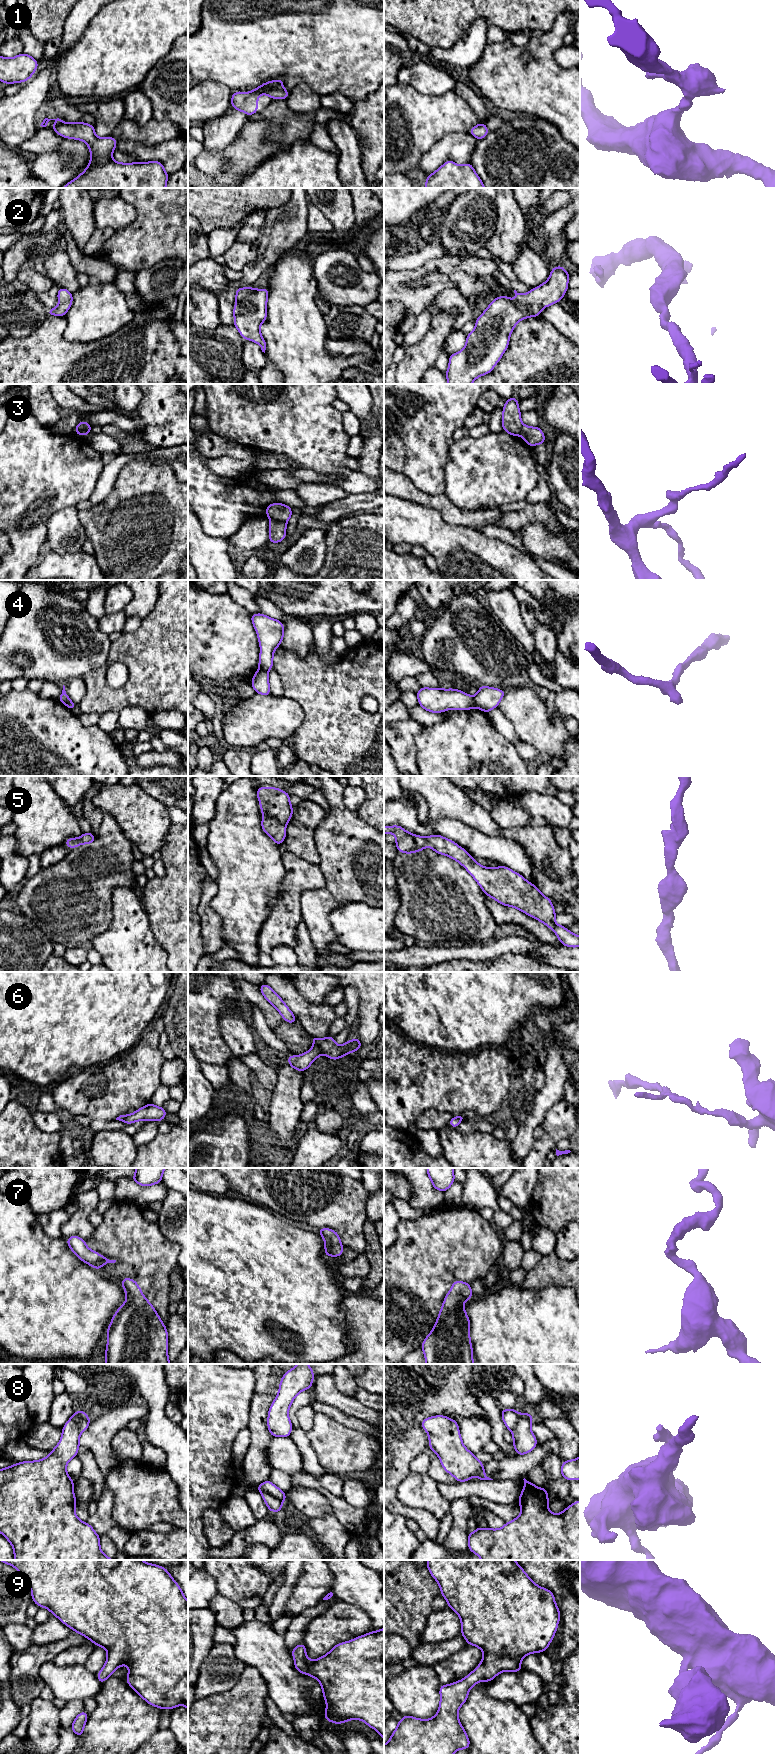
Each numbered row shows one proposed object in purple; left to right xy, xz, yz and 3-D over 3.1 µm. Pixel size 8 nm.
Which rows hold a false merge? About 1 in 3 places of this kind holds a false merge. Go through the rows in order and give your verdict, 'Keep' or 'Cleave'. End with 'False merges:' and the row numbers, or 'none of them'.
1: Keep
2: Keep
3: Cleave
4: Cleave
5: Keep
6: Cleave
7: Keep
8: Cleave
9: Keep
False merges: 3, 4, 6, 8

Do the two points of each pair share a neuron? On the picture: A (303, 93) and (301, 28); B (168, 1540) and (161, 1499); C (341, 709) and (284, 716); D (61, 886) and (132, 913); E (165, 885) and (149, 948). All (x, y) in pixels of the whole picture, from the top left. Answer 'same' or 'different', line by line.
A: different
B: different
C: different
D: different
E: different

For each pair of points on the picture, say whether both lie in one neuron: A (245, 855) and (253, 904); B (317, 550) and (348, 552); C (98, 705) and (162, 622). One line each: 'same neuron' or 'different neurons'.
A: same neuron
B: different neurons
C: same neuron

